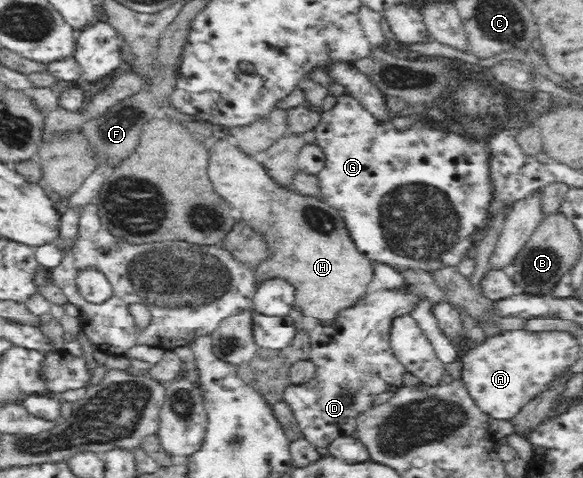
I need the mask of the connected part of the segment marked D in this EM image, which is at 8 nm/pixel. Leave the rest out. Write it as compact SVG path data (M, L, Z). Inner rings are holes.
M379 289L366 293L356 303L338 311L330 323L320 323L312 331L309 360L315 363L317 375L303 386L290 385L284 392L284 402L289 404L295 413L295 419L302 434L308 437L321 456L330 456L330 445L342 438L356 437L358 420L374 406L385 404L402 387L405 367L393 354L389 343L389 328L392 321L404 313L411 313L416 296L412 292L392 292Z

